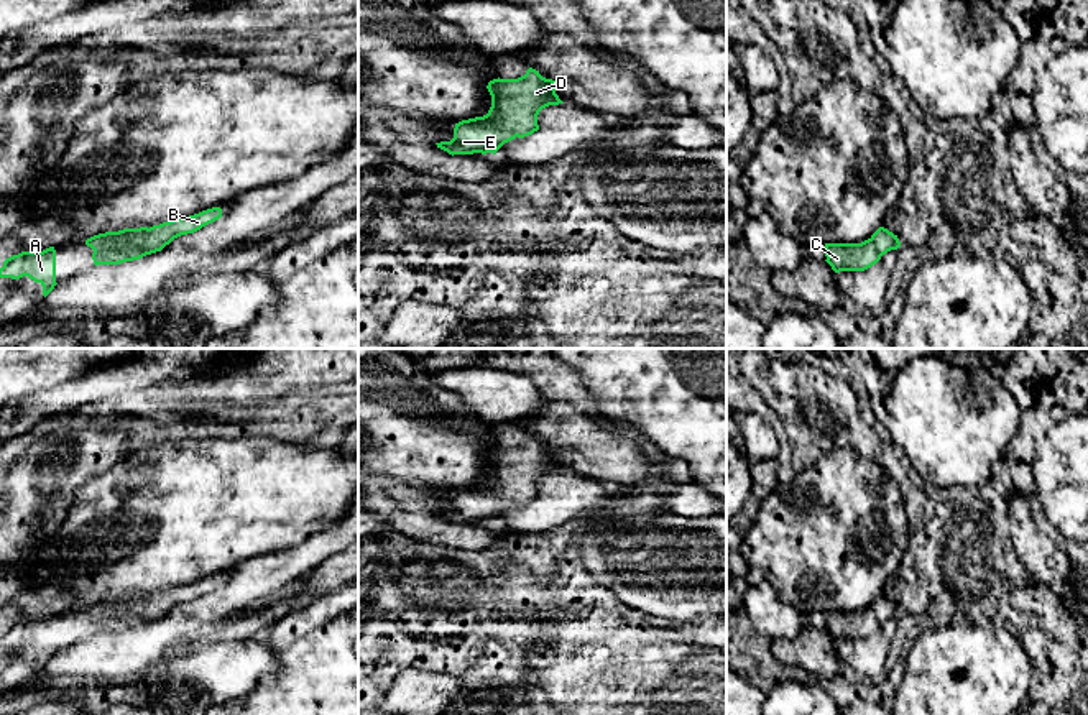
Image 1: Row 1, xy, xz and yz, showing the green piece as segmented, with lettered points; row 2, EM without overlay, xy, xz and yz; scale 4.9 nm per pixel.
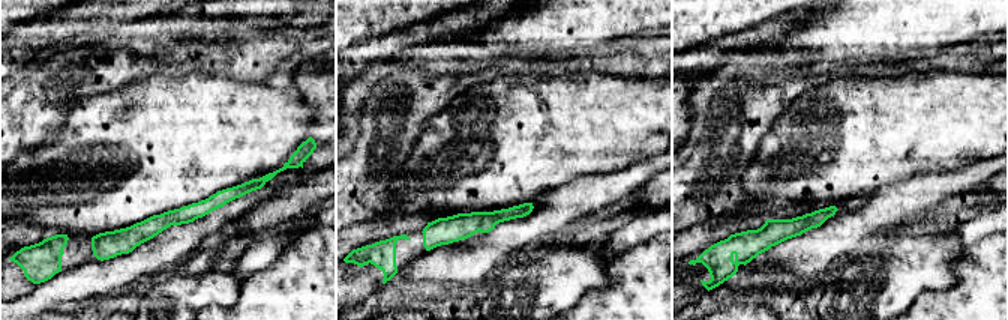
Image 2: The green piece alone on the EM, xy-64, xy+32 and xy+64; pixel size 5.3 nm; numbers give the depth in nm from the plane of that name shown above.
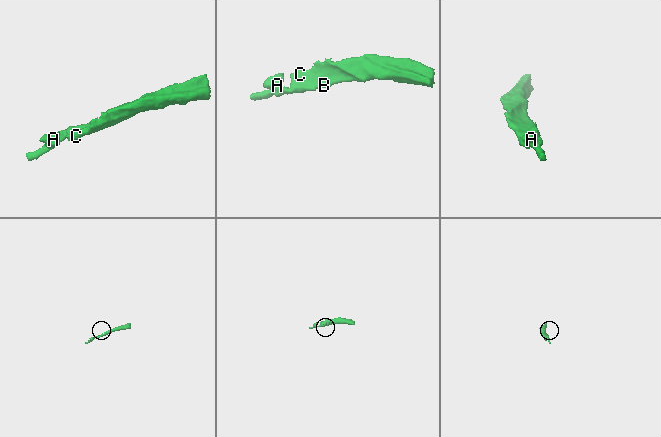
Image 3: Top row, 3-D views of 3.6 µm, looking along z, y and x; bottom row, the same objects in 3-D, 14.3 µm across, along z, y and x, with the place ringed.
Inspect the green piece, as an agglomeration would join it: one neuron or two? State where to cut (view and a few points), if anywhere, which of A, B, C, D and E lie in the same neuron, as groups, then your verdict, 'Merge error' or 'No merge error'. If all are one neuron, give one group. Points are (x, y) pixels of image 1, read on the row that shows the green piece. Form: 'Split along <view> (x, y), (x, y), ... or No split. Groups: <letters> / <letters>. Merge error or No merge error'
No split. Groups: A B C D E. No merge error

